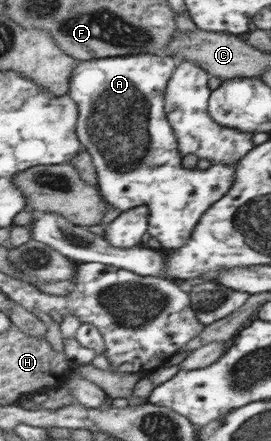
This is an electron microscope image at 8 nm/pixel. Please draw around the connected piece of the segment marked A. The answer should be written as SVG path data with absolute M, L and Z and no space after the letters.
M135 54L79 61L70 78L68 95L78 103L77 134L88 152L97 186L104 202L121 212L146 205L149 210L147 232L160 243L161 250L178 249L190 240L192 230L204 212L231 189L236 180L234 165L211 165L206 170L185 170L179 142L174 137L163 111L163 92L177 61L166 54Z

